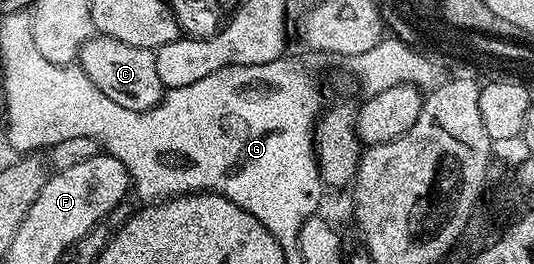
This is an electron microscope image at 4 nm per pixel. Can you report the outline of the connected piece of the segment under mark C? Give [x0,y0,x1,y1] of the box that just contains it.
[78,36,166,111]

